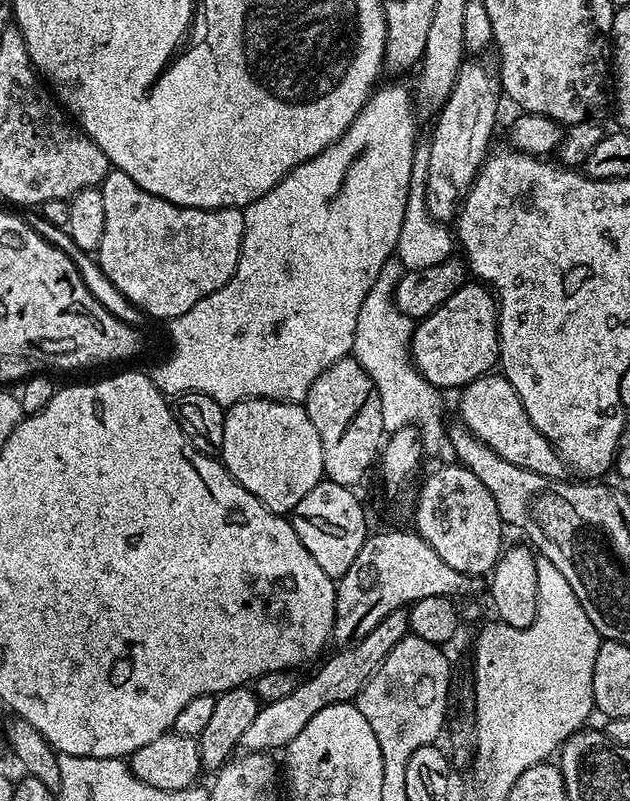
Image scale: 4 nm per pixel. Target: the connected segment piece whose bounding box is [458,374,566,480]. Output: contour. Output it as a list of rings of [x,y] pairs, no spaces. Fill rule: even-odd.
[[[503,374],[480,376],[459,389],[458,396],[459,423],[469,428],[486,446],[490,446],[498,458],[506,458],[506,462],[514,462],[514,466],[522,466],[522,470],[534,470],[534,474],[542,474],[546,478],[558,480],[565,475],[564,460],[552,449],[552,443],[538,434],[538,426],[530,422],[530,414],[526,414],[514,386],[510,386]]]

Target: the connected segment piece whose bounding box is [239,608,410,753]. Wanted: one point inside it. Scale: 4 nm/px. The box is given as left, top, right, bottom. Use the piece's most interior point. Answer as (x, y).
(339, 681)

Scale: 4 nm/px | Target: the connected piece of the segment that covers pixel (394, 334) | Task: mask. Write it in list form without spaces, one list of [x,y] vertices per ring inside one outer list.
[[[390,259],[383,264],[374,286],[371,287],[358,312],[351,355],[366,370],[372,384],[378,390],[385,431],[393,433],[398,429],[417,426],[423,450],[429,459],[438,456],[452,458],[454,444],[448,436],[448,422],[442,418],[446,402],[440,398],[441,389],[426,382],[415,368],[411,356],[415,323],[396,306],[396,286],[403,273],[404,269],[397,259]]]

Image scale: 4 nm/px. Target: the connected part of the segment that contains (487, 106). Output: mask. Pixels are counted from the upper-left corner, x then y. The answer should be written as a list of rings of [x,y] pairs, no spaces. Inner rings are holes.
[[[476,58],[469,59],[458,70],[454,90],[450,98],[435,113],[436,125],[428,140],[430,146],[430,168],[426,181],[426,206],[436,221],[452,222],[468,188],[480,172],[489,155],[488,143],[492,140],[492,131],[496,128],[496,111],[502,101],[500,77]]]

